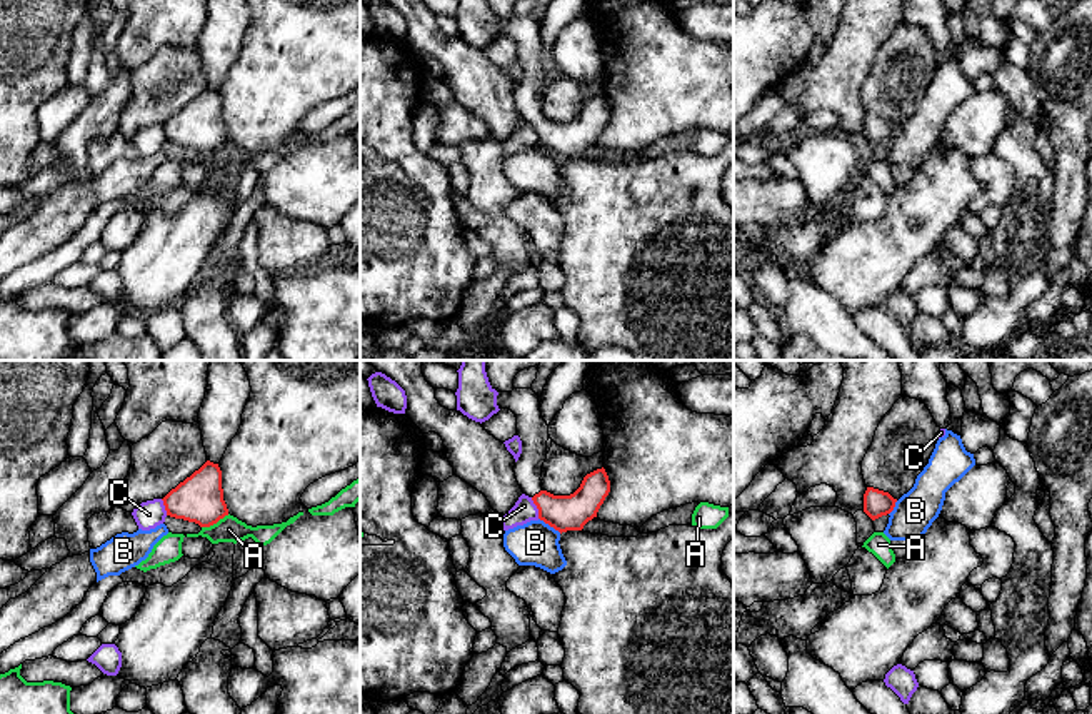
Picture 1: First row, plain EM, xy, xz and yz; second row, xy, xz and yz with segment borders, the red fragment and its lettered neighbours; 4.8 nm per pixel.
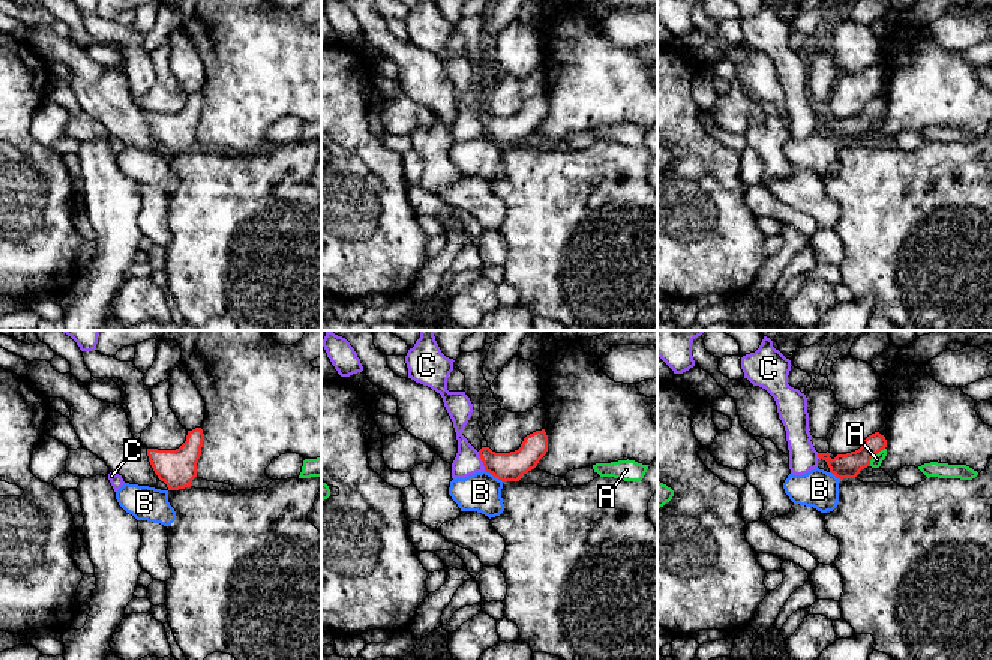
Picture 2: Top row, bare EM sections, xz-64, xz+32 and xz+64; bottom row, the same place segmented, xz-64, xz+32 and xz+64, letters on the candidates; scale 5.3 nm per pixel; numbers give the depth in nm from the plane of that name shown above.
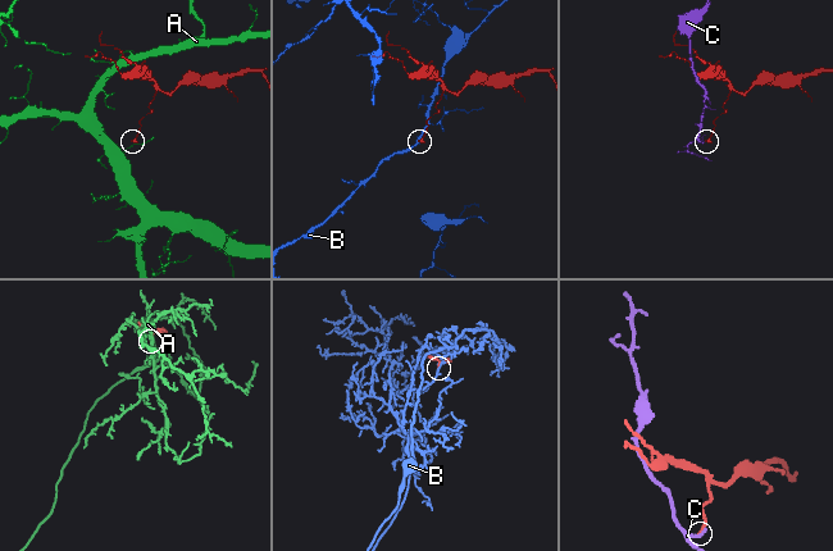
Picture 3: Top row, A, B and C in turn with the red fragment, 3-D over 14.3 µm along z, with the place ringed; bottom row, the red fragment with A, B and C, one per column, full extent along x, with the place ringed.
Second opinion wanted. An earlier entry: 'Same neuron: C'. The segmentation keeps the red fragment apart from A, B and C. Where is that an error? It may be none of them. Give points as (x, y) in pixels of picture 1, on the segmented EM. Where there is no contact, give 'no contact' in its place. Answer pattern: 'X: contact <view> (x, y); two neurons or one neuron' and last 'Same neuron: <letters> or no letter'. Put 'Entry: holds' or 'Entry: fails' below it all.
A: contact xy (215, 522); two neurons
B: contact xz (551, 526); two neurons
C: contact xz (537, 507); two neurons
Same neuron: no letter
Entry: fails

